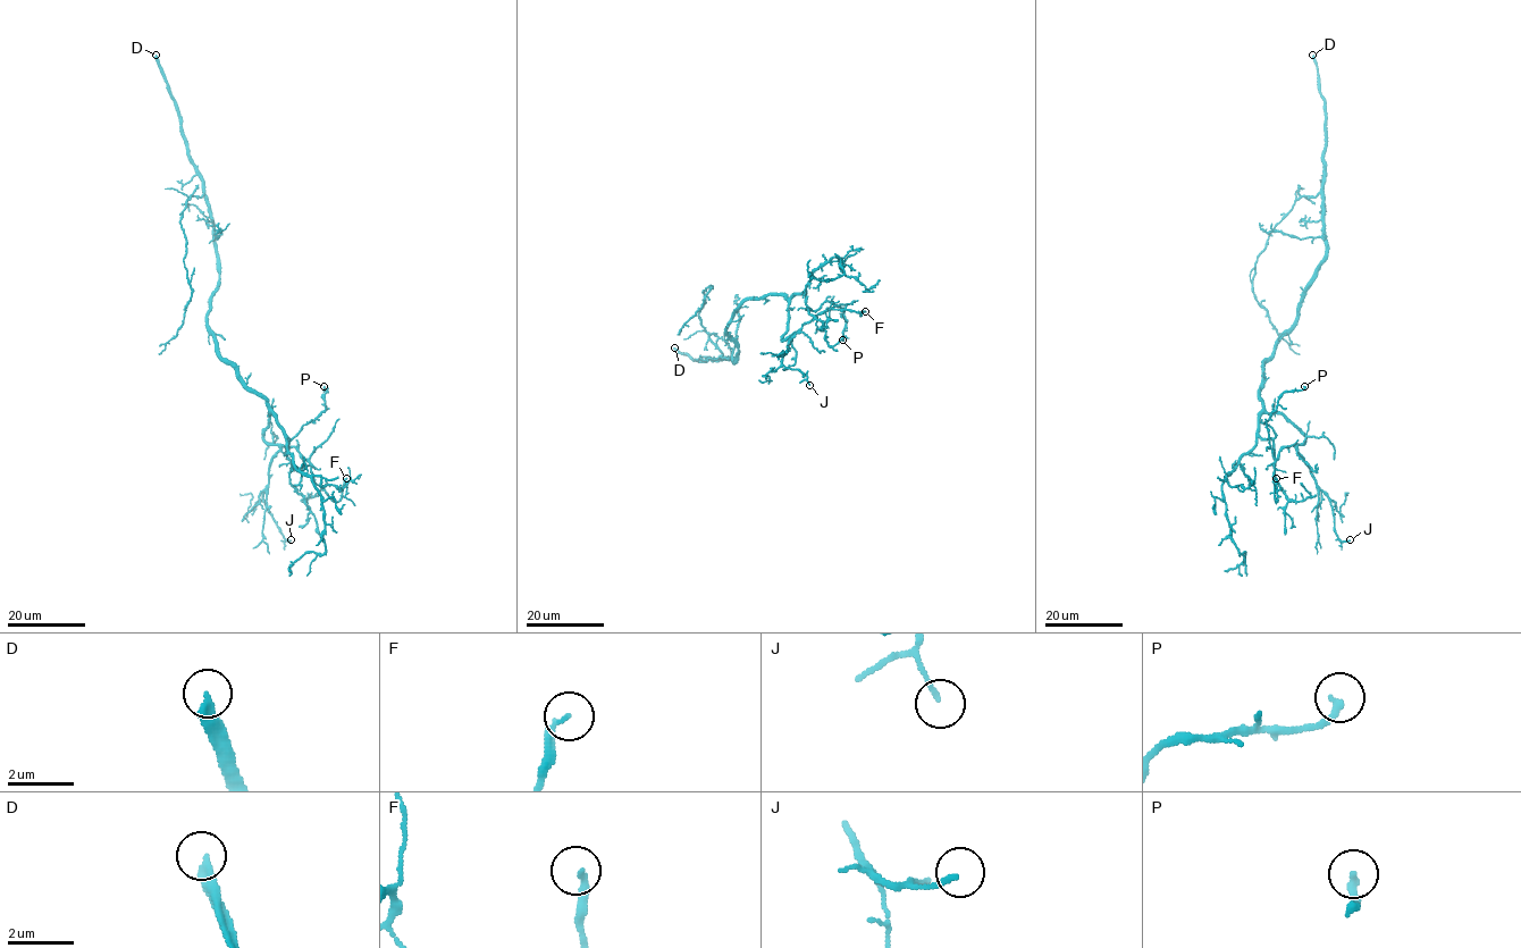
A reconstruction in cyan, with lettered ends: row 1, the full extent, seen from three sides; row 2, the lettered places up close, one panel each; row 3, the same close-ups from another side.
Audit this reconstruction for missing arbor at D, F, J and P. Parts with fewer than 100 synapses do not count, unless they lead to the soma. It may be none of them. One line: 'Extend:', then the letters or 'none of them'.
Extend: D

